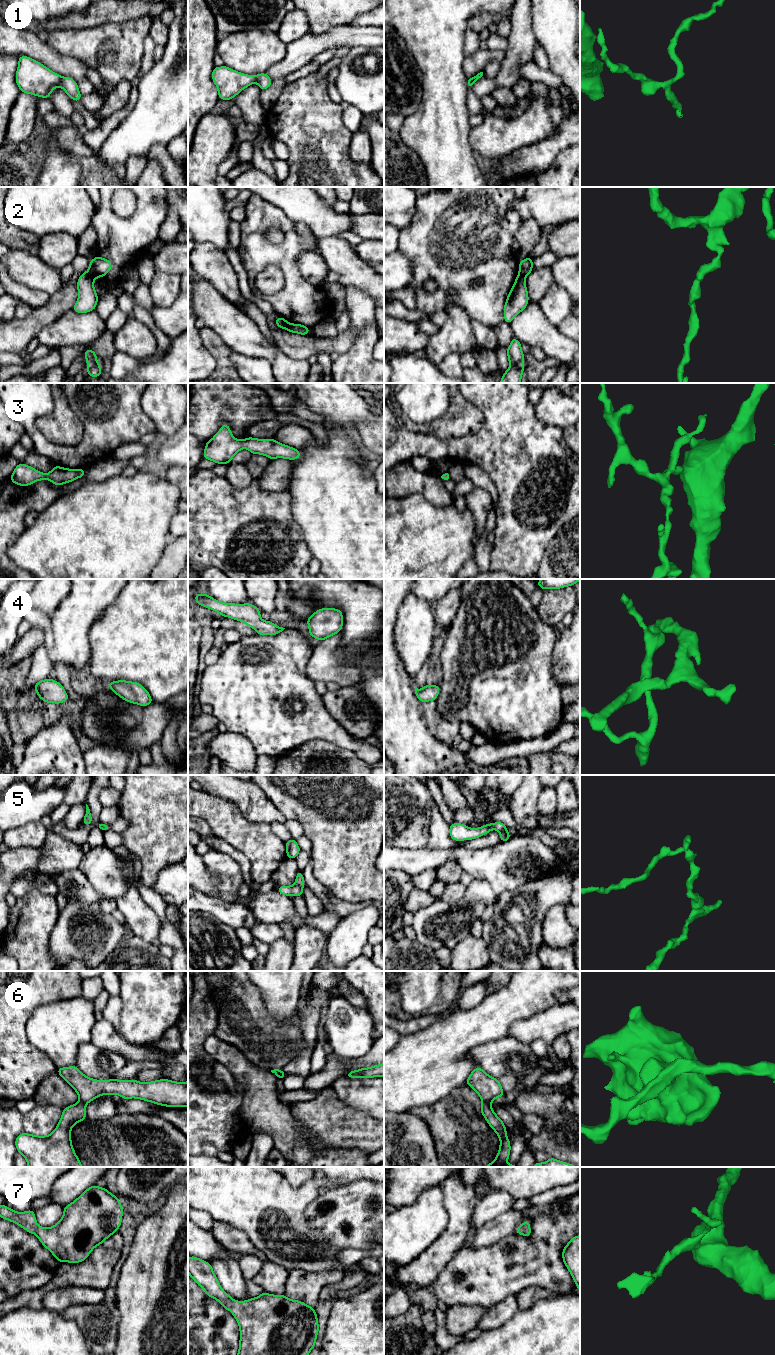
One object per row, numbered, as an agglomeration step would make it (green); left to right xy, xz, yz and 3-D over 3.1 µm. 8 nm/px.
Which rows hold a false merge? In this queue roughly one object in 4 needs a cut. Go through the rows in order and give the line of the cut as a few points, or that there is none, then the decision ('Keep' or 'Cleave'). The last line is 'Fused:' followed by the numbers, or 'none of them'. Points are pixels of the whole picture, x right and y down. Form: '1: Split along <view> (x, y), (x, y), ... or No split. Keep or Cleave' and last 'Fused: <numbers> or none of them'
1: Split along xy (62, 77), (58, 84). Cleave
2: Split along xy (87, 272), (94, 278). Cleave
3: No split. Keep
4: No split. Keep
5: Split along xz (294, 884), (301, 888). Cleave
6: Split along yz (482, 1101), (489, 1104). Cleave
7: No split. Keep
Fused: 1, 2, 5, 6

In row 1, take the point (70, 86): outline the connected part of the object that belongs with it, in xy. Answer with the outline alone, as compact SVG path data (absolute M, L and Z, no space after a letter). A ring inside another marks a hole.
M62 77L59 86L74 101L80 102L81 93L79 92L77 82L70 77Z

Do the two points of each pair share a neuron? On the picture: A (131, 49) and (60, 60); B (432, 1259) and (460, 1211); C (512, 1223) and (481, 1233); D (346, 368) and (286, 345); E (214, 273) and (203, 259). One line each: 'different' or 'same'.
A: different
B: same
C: same
D: different
E: same

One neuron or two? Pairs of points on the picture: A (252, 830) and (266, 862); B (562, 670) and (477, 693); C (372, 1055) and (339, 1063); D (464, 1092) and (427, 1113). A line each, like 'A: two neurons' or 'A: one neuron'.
A: one neuron
B: two neurons
C: one neuron
D: one neuron

